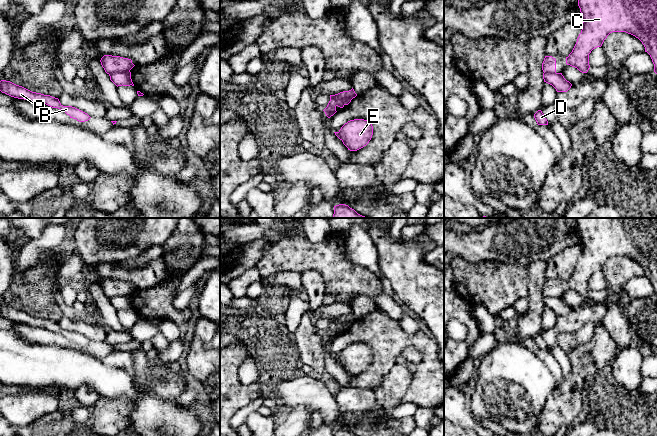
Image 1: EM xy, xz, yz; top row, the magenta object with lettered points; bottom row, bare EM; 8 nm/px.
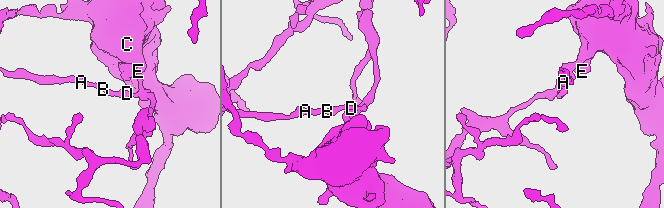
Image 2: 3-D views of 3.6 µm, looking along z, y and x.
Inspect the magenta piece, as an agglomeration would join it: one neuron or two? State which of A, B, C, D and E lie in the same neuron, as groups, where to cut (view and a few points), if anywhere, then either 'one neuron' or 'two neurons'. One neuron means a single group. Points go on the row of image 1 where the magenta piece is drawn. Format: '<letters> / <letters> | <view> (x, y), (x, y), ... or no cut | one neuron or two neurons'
A B D / C E | xy (129, 70), (113, 71), (109, 75) | two neurons

